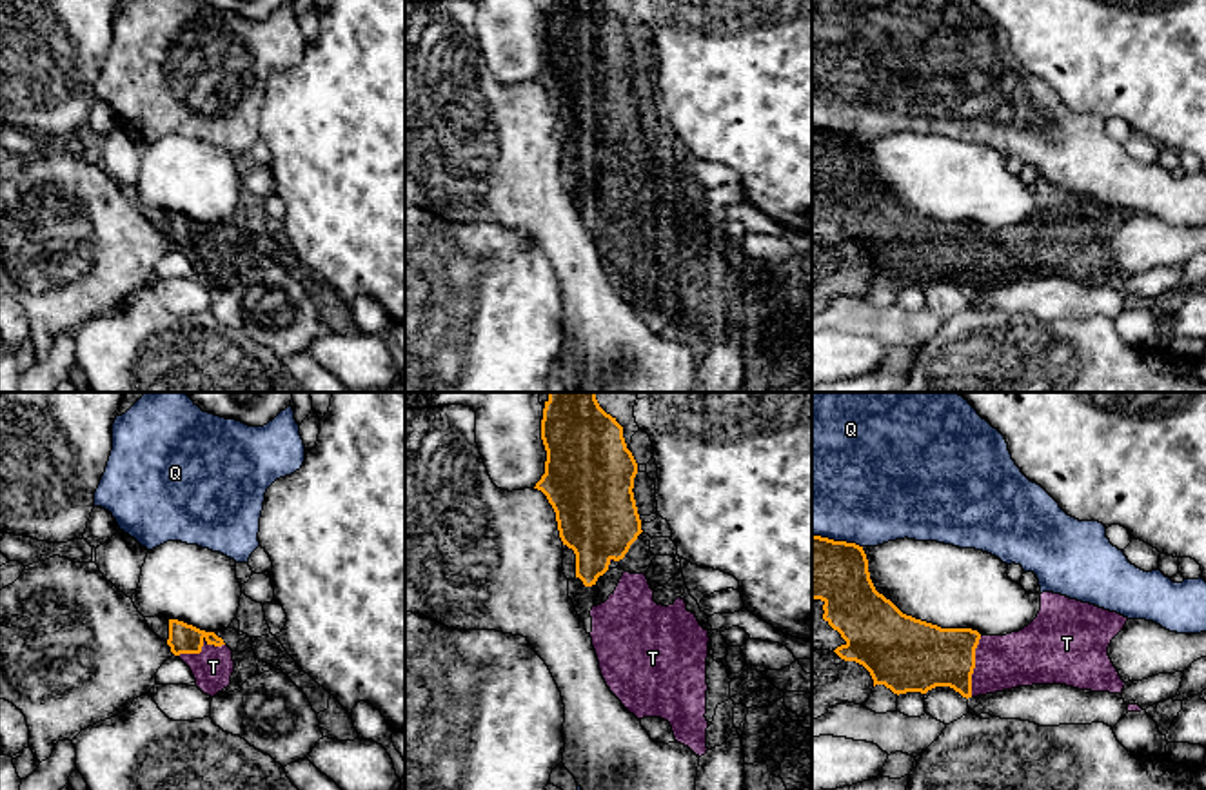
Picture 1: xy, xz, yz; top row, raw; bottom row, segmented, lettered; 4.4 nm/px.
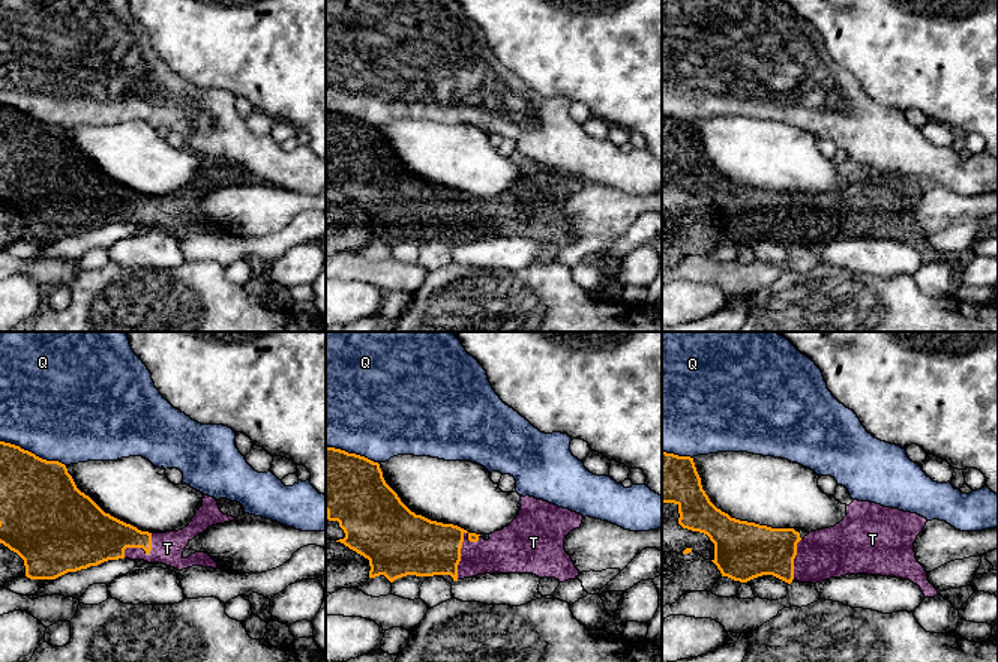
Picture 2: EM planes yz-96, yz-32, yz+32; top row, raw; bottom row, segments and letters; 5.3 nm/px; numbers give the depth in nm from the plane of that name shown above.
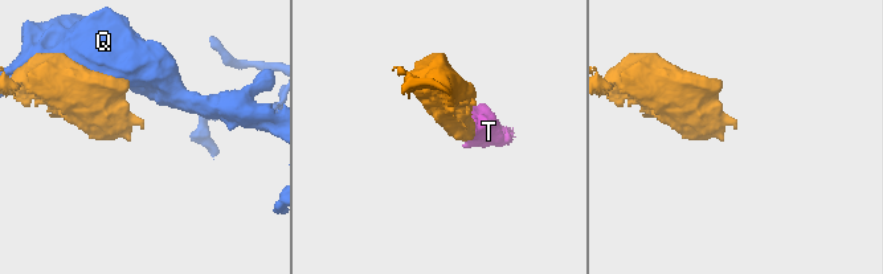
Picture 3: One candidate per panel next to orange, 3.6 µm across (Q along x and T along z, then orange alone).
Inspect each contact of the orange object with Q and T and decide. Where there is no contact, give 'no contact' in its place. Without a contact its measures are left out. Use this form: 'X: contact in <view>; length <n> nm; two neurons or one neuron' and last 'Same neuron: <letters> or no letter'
Q: contact in yz; length 240 nm; two neurons
T: contact in yz; length 280 nm; one neuron
Same neuron: T

